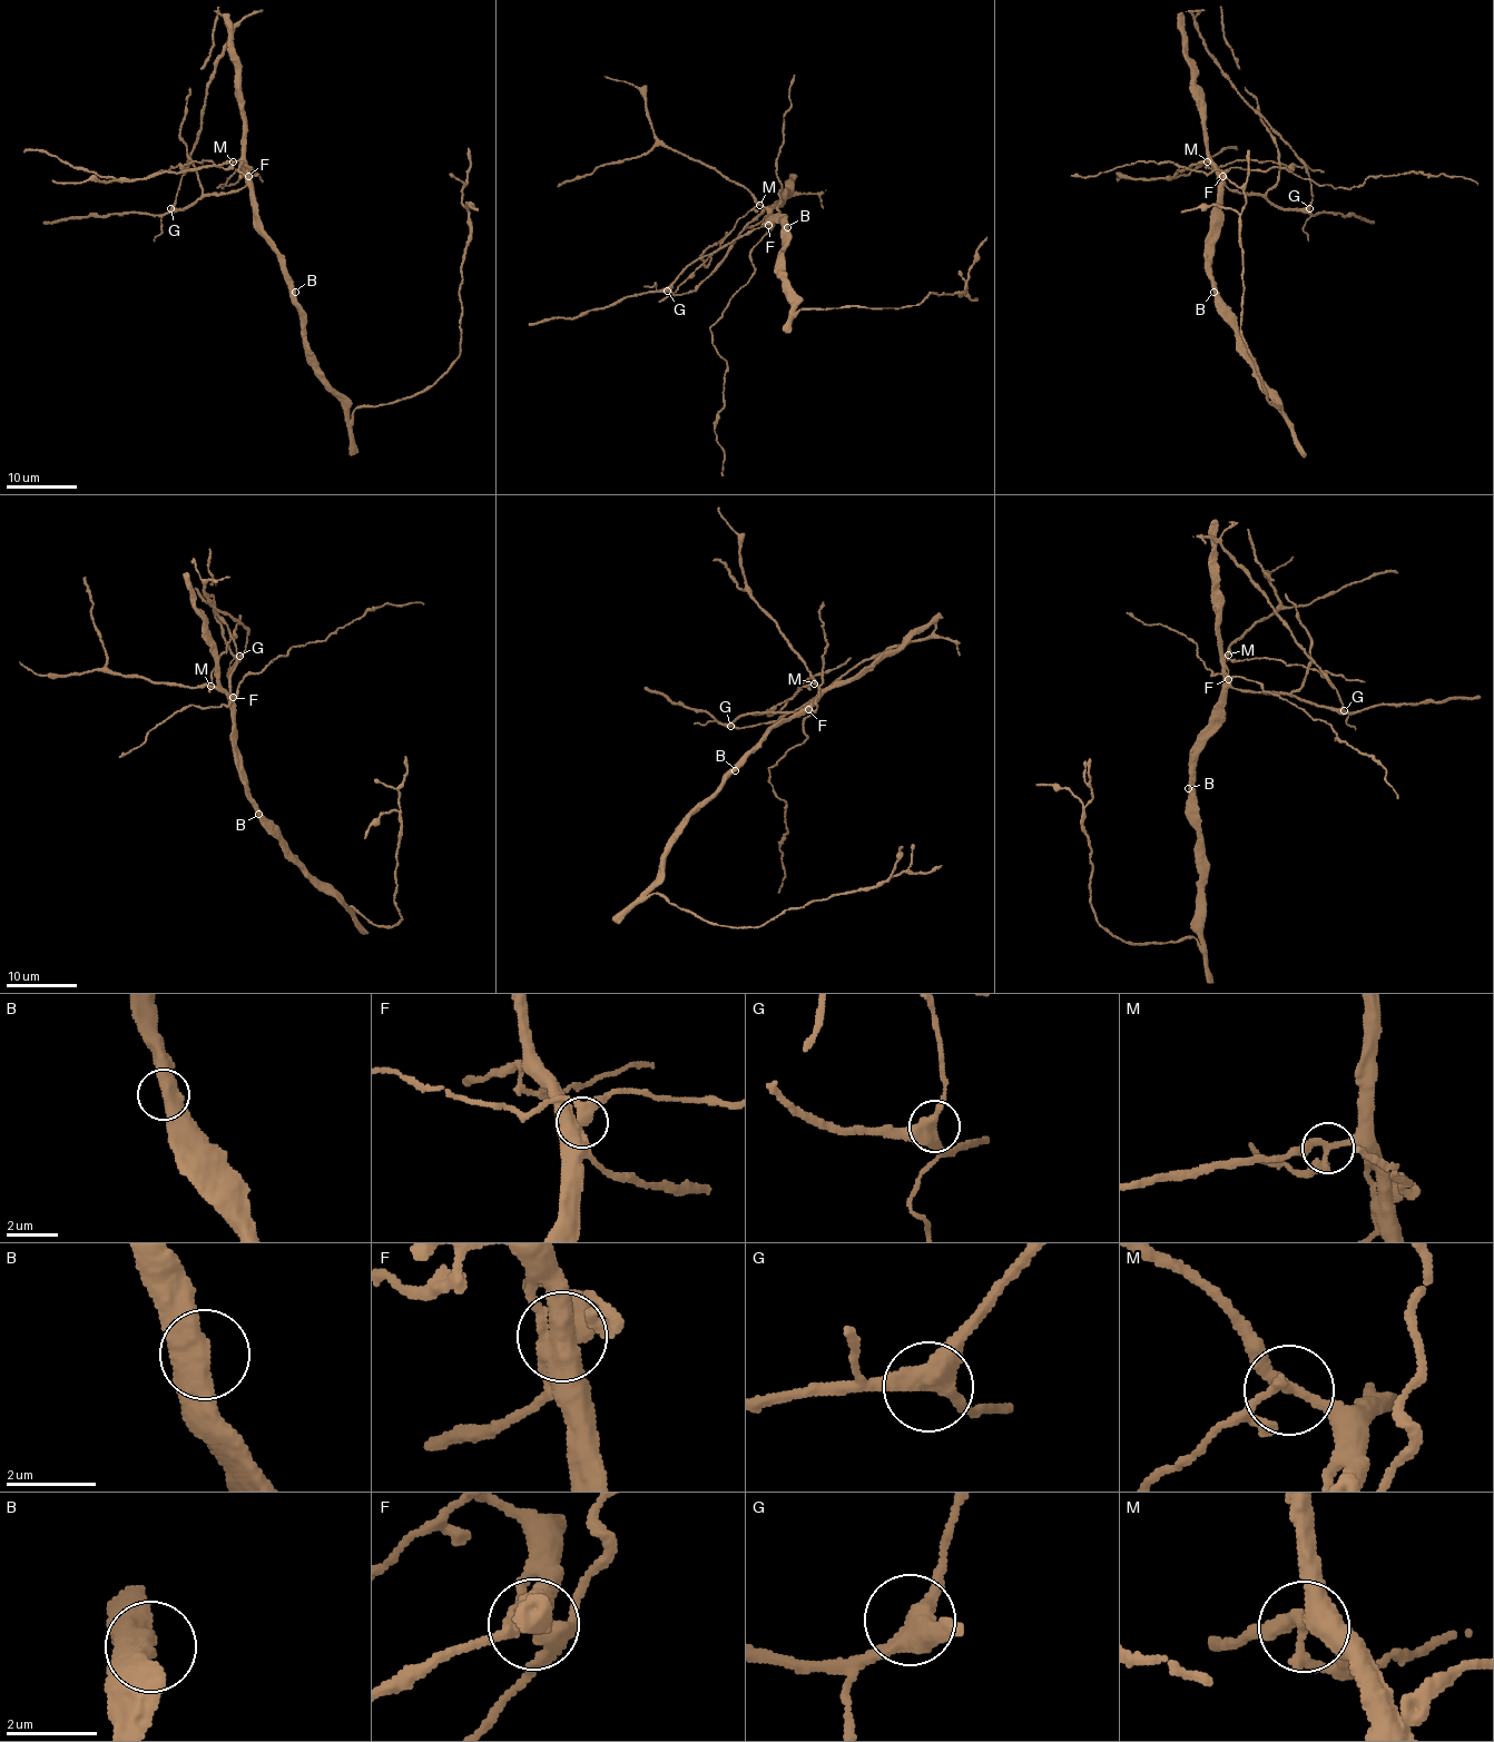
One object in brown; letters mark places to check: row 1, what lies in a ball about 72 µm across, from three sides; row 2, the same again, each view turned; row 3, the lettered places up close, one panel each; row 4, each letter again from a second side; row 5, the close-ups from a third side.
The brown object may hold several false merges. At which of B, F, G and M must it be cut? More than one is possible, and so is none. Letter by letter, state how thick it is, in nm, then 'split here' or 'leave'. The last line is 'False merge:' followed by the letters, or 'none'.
B: 550 nm | leave
F: 480 nm | split here
G: 380 nm | leave
M: 240 nm | split here
False merge: F, M

